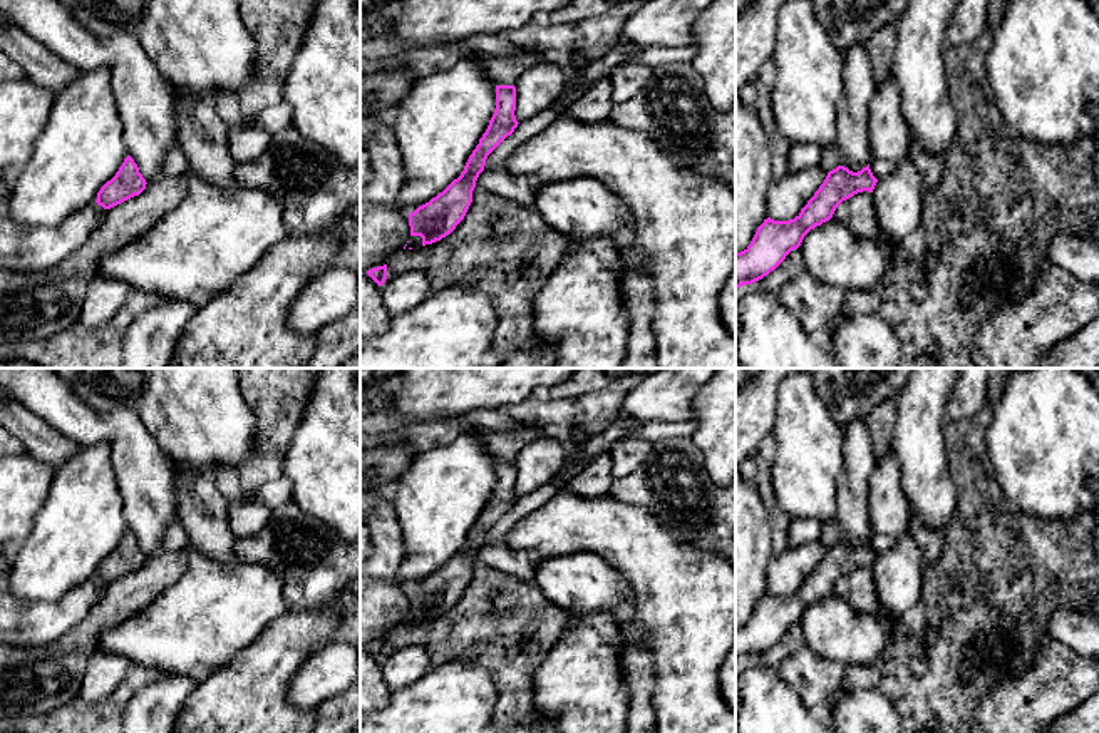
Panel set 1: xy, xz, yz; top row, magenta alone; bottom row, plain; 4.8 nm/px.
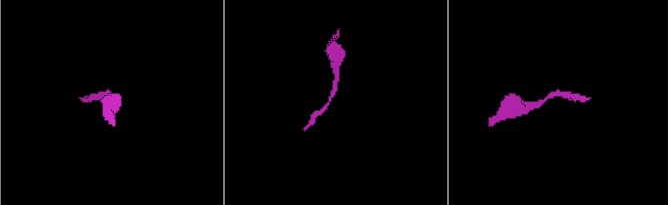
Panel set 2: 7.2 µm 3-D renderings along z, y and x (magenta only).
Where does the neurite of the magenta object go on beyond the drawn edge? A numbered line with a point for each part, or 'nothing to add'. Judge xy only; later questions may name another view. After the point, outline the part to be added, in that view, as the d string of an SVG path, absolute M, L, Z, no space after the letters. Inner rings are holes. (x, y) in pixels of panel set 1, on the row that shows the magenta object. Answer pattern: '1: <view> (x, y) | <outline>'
nothing to add

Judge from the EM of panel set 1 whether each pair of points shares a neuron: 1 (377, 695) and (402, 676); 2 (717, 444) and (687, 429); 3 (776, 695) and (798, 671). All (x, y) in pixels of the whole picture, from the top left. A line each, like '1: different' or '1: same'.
1: different
2: different
3: different

